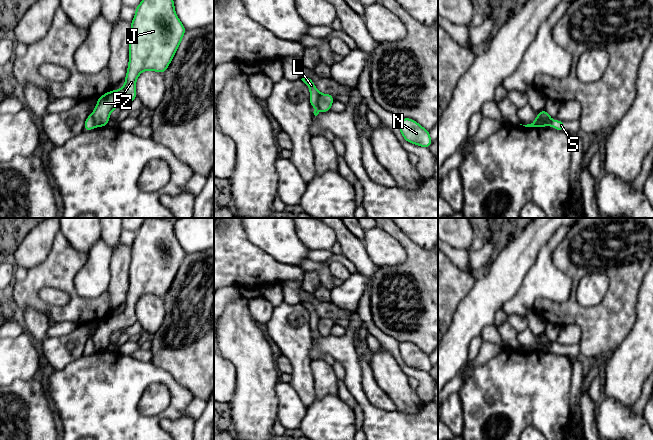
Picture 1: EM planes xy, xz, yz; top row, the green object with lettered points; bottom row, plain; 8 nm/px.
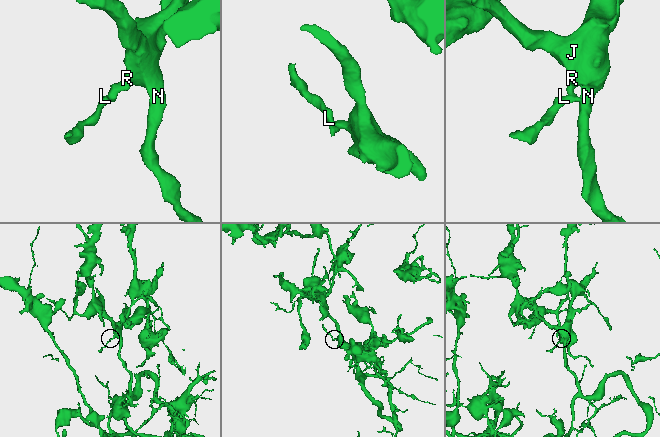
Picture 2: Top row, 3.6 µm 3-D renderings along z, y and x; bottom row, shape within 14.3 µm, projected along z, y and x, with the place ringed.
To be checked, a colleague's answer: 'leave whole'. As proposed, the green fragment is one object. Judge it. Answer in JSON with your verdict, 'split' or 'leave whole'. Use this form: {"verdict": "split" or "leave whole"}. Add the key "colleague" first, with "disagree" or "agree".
{"colleague": "disagree", "verdict": "split"}

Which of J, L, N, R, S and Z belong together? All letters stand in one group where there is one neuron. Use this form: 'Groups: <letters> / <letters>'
Groups: J N R Z / L S

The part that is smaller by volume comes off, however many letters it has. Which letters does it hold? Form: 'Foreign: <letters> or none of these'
Foreign: L, S

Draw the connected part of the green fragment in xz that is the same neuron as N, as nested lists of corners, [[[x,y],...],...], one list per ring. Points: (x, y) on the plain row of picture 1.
[[[409,342],[399,343],[399,352],[402,360],[407,366],[429,372],[432,364],[429,355],[423,352],[415,344]]]

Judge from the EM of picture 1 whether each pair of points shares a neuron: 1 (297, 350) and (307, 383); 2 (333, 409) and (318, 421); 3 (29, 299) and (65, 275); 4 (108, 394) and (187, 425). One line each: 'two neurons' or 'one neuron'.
1: one neuron
2: one neuron
3: one neuron
4: two neurons

